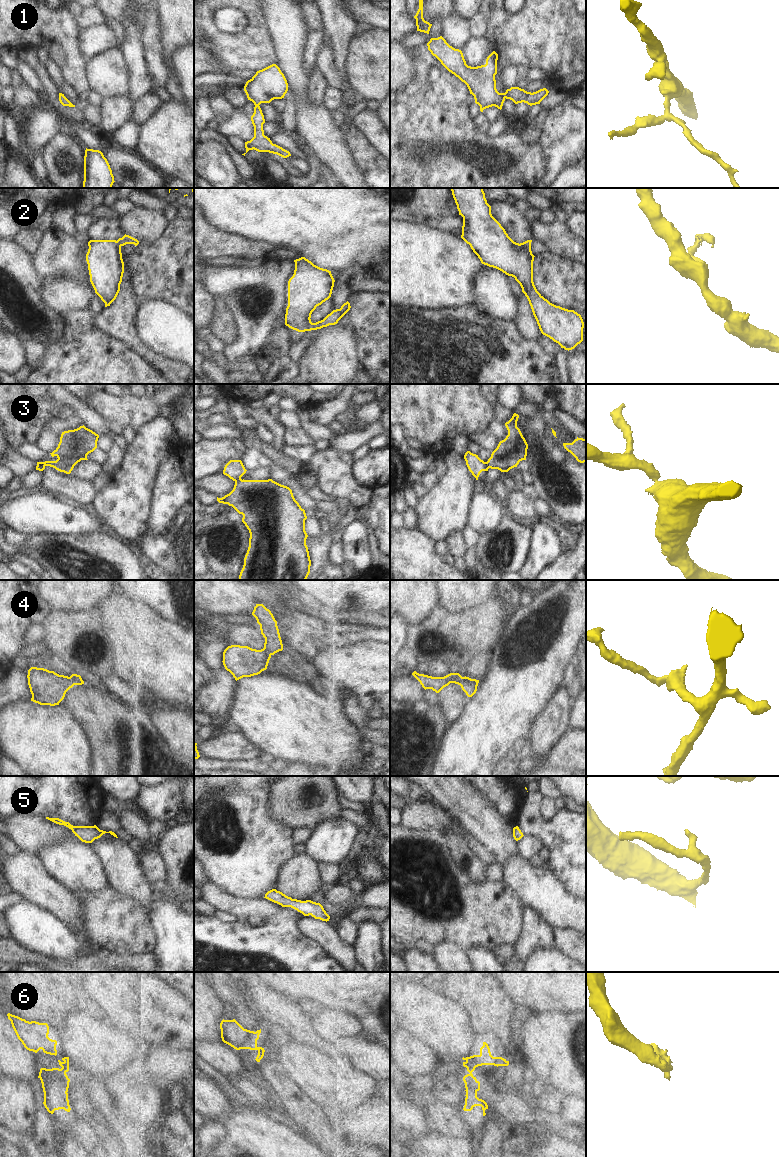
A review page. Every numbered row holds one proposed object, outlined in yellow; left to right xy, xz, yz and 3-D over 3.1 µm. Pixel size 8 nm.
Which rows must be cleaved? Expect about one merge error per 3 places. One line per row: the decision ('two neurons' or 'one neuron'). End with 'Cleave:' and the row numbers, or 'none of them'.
1: one neuron
2: one neuron
3: two neurons
4: one neuron
5: one neuron
6: two neurons
Cleave: 3, 6

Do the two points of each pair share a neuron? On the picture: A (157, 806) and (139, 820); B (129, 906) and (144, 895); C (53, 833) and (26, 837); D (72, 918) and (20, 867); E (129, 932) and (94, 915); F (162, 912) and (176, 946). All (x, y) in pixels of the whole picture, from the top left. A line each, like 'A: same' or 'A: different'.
A: different
B: different
C: same
D: same
E: same
F: same

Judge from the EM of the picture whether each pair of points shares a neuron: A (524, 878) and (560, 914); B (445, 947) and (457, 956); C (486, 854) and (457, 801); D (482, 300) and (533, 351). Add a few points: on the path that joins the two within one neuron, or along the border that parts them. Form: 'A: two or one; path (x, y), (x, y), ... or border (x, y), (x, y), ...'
A: one; path (533, 887), (551, 905)
B: one; path (448, 950), (454, 956)
C: two; border (461, 823), (495, 855)
D: two; border (478, 309), (494, 317), (511, 321)

